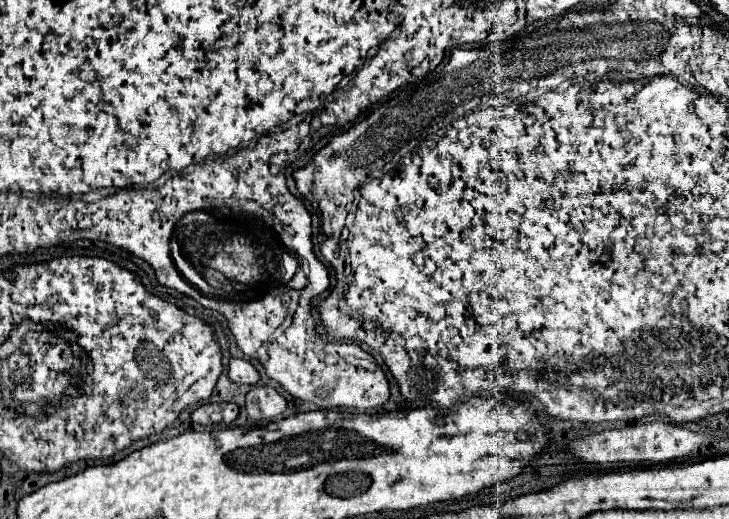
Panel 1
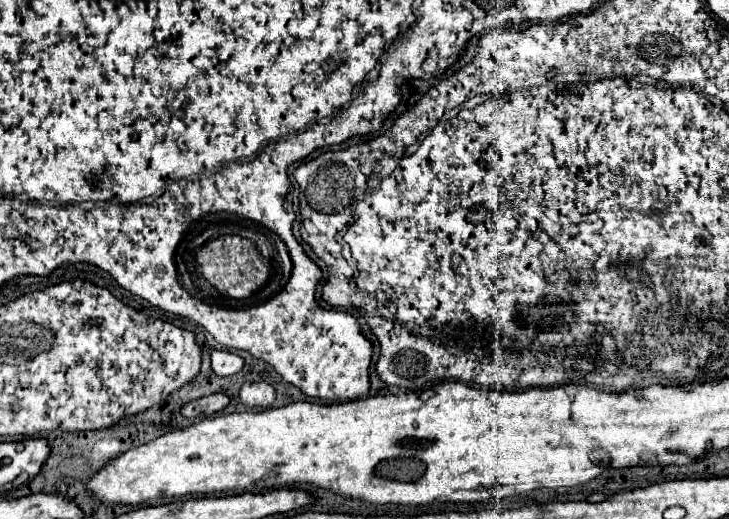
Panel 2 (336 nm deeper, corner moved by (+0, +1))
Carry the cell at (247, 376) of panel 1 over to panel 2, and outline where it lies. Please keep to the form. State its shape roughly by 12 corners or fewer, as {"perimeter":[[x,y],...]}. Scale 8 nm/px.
{"perimeter":[[213,351],[211,367],[217,375],[235,375],[243,359],[231,351]]}

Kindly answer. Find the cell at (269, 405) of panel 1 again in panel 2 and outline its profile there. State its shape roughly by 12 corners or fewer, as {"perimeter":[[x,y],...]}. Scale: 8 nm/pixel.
{"perimeter":[[263,381],[243,383],[239,399],[247,407],[269,407],[275,389]]}

